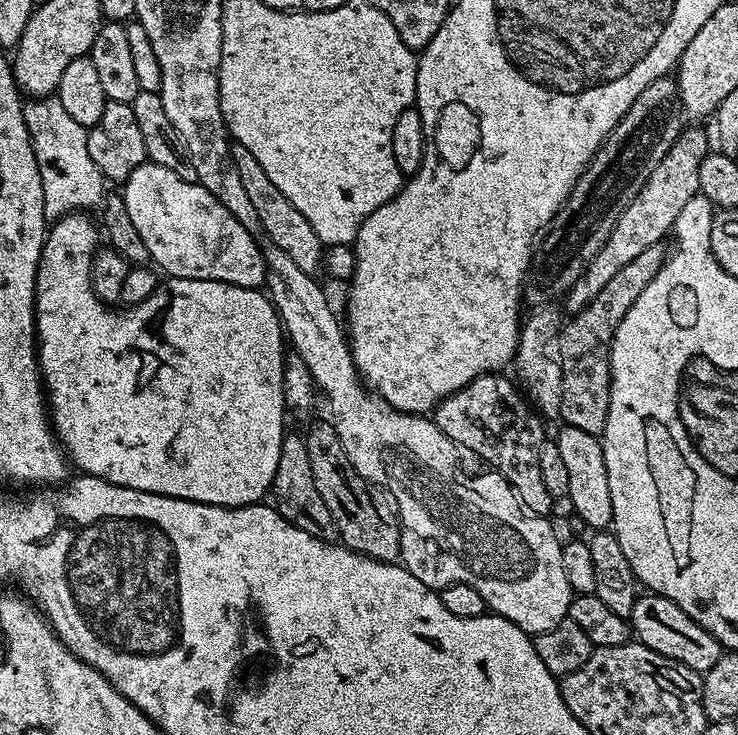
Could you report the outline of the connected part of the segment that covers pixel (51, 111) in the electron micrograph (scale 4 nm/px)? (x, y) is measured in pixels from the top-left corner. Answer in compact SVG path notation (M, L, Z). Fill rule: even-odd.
M55 95L30 98L23 105L23 118L42 177L45 219L55 222L71 212L97 209L106 196L106 181L90 158L87 129L66 113Z

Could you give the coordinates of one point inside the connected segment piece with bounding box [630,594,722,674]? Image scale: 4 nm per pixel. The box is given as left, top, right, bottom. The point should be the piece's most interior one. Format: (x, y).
(661, 625)

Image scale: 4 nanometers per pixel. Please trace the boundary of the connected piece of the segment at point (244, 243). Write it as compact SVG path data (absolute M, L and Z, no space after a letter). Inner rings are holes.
M151 162L140 164L138 170L123 181L122 188L126 211L149 251L151 263L161 273L168 272L164 274L177 280L213 280L243 288L259 289L264 284L262 250L254 238L250 238L246 226L242 226L242 222L238 222L238 218L234 218L234 214L230 214L230 210L226 210L226 206L222 206L222 202L218 202L210 190L201 184L186 182L178 178L174 170L166 170L166 166Z

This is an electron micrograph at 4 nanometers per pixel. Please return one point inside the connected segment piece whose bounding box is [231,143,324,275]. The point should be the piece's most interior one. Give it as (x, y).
(284, 224)

